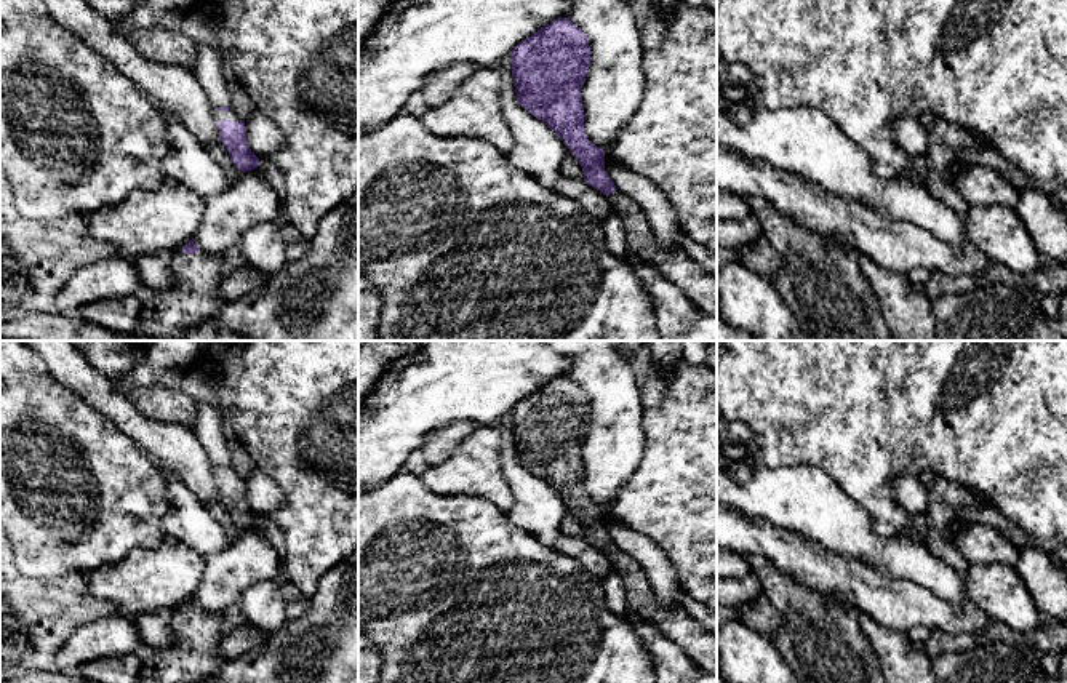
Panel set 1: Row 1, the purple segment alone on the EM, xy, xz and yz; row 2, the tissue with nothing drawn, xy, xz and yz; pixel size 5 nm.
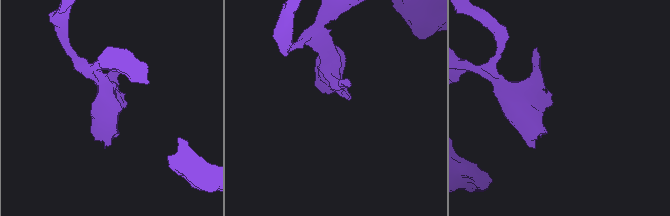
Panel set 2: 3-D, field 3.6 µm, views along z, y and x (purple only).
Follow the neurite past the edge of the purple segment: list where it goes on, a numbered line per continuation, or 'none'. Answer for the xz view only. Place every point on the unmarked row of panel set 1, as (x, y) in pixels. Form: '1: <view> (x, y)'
1: xz (701, 647)

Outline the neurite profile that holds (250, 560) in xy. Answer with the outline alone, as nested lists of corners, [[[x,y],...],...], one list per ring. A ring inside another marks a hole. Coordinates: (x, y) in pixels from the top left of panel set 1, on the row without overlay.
[[[259,526],[246,529],[226,550],[205,557],[205,571],[195,592],[198,611],[226,616],[238,609],[246,589],[282,573],[280,557]]]

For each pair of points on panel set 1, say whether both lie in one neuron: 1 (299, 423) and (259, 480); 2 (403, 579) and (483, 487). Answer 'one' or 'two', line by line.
1: two
2: two

